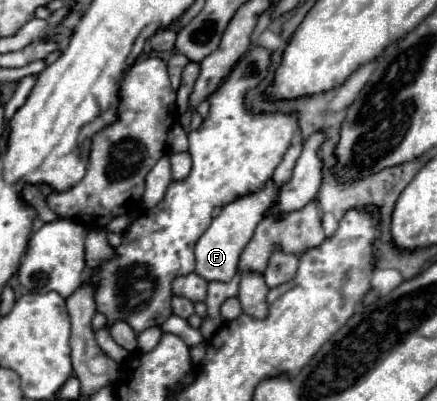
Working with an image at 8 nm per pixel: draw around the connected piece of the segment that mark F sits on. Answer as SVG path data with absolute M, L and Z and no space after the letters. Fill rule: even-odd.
M268 182L260 192L242 196L232 204L224 206L222 212L212 220L208 230L196 242L196 274L202 276L206 282L230 282L238 268L238 258L244 246L250 242L256 224L266 216L268 208L276 200L276 186Z

